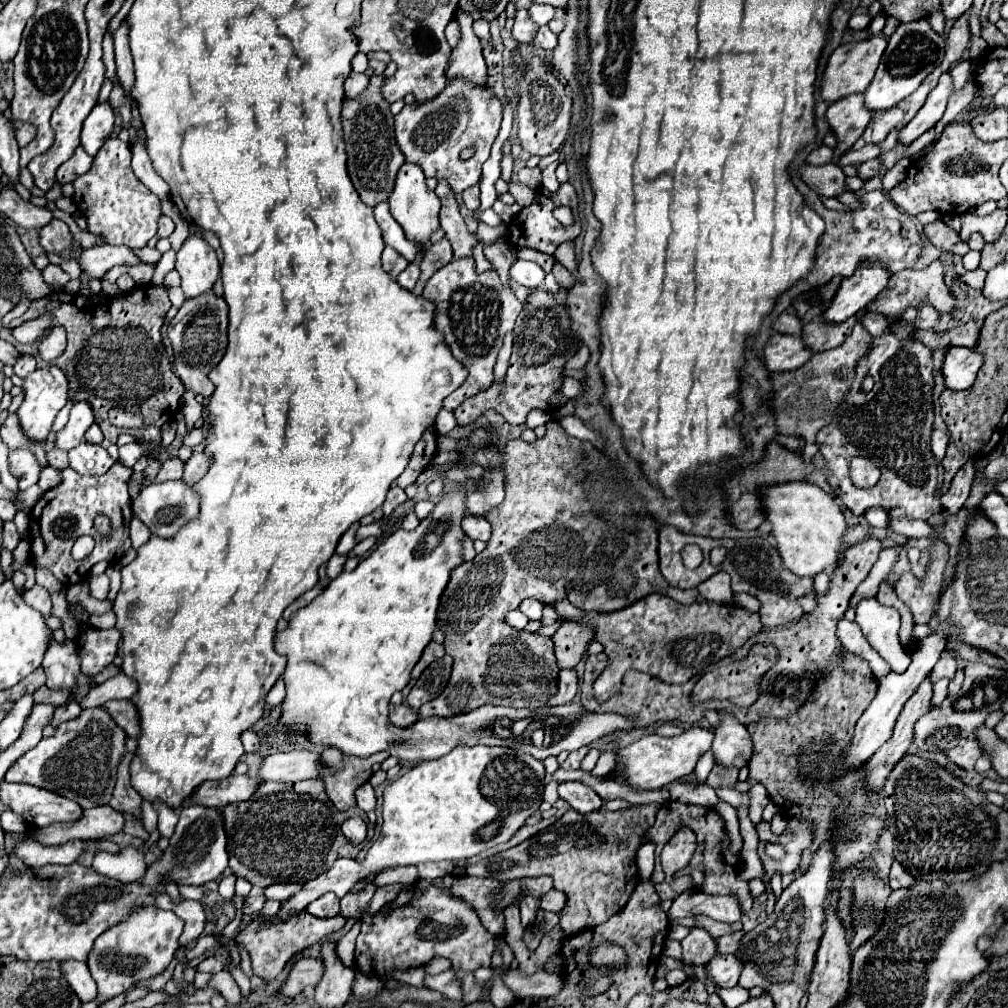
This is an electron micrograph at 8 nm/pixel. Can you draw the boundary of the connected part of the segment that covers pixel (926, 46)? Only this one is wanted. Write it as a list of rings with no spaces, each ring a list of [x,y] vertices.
[[[925,18],[913,20],[907,24],[899,24],[899,28],[891,34],[887,50],[881,58],[881,64],[875,72],[871,86],[865,90],[865,104],[869,110],[887,110],[899,104],[903,98],[911,96],[919,84],[941,64],[945,56],[945,38],[929,26]]]

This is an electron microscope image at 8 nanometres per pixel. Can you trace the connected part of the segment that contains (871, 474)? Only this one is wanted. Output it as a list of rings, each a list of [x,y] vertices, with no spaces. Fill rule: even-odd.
[[[853,458],[851,460],[851,480],[857,486],[873,486],[877,484],[881,472],[873,466],[867,458]]]

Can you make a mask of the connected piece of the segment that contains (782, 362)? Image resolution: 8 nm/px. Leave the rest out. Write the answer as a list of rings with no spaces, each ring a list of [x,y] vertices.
[[[775,334],[765,346],[765,364],[771,372],[787,372],[797,370],[809,358],[813,358],[813,350],[801,342],[801,336],[787,336],[787,334]]]

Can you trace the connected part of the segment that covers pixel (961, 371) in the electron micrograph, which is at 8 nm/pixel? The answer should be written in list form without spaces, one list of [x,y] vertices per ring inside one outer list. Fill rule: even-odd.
[[[953,348],[943,362],[945,386],[951,390],[967,390],[973,386],[979,368],[983,366],[983,354],[973,348]]]

